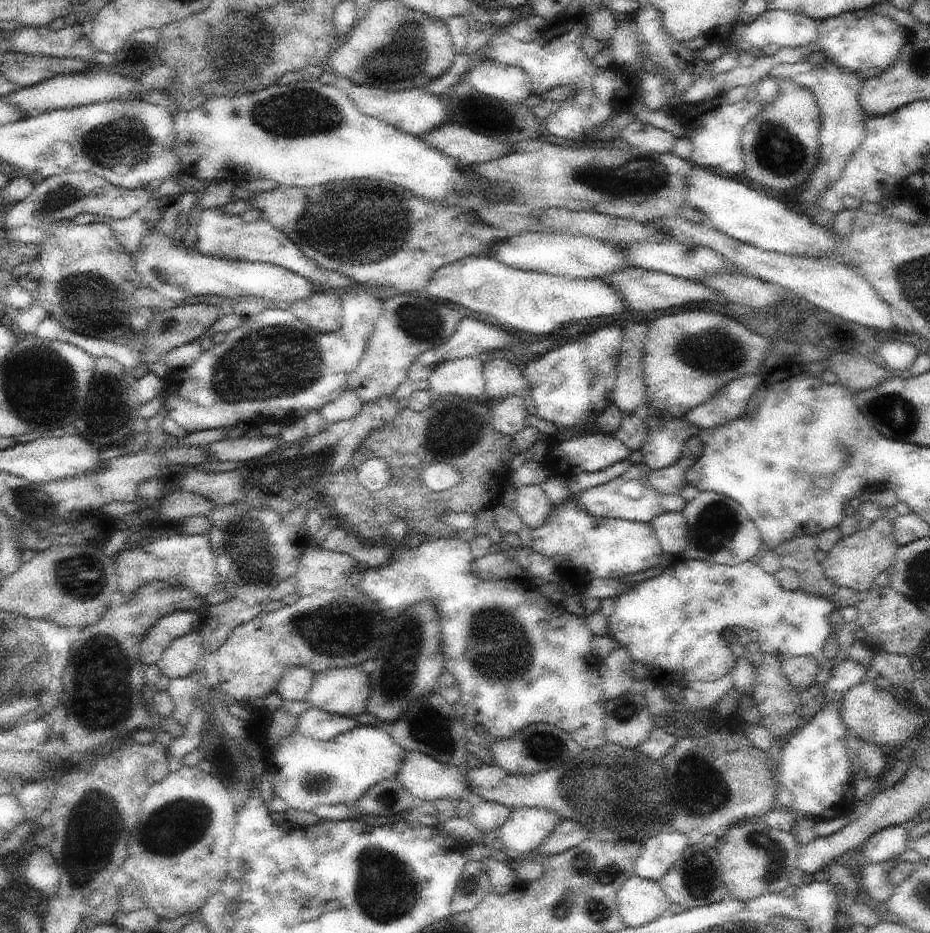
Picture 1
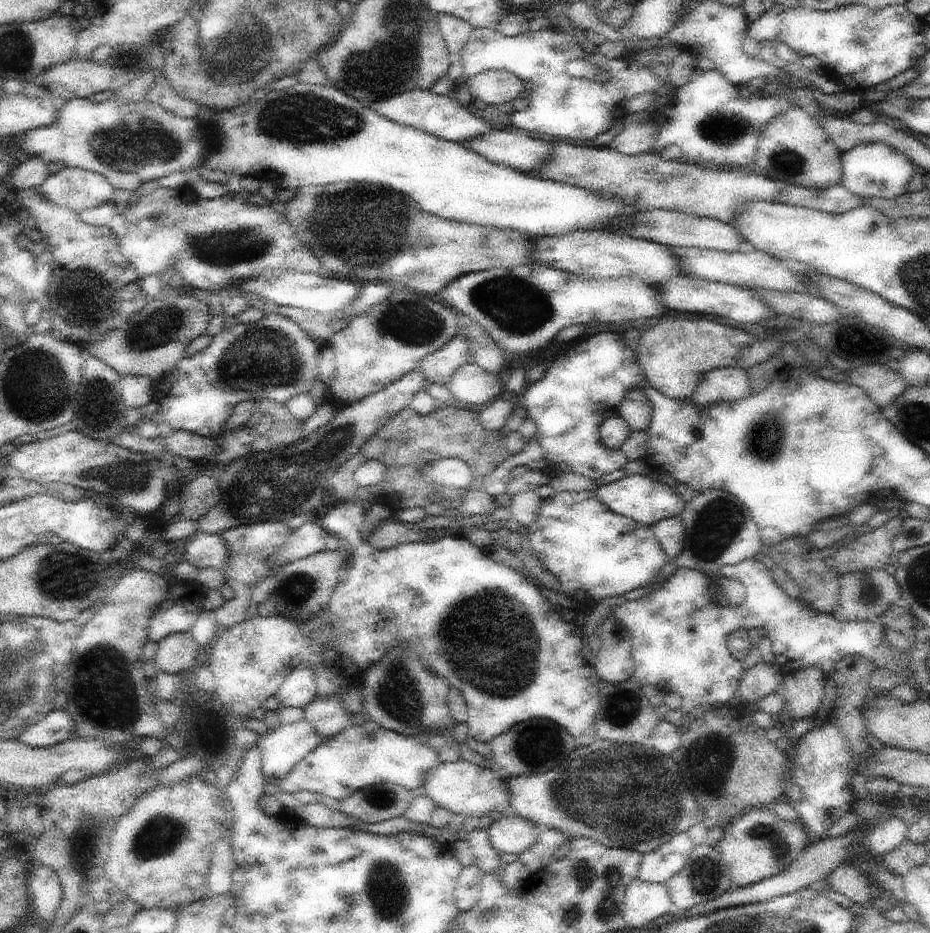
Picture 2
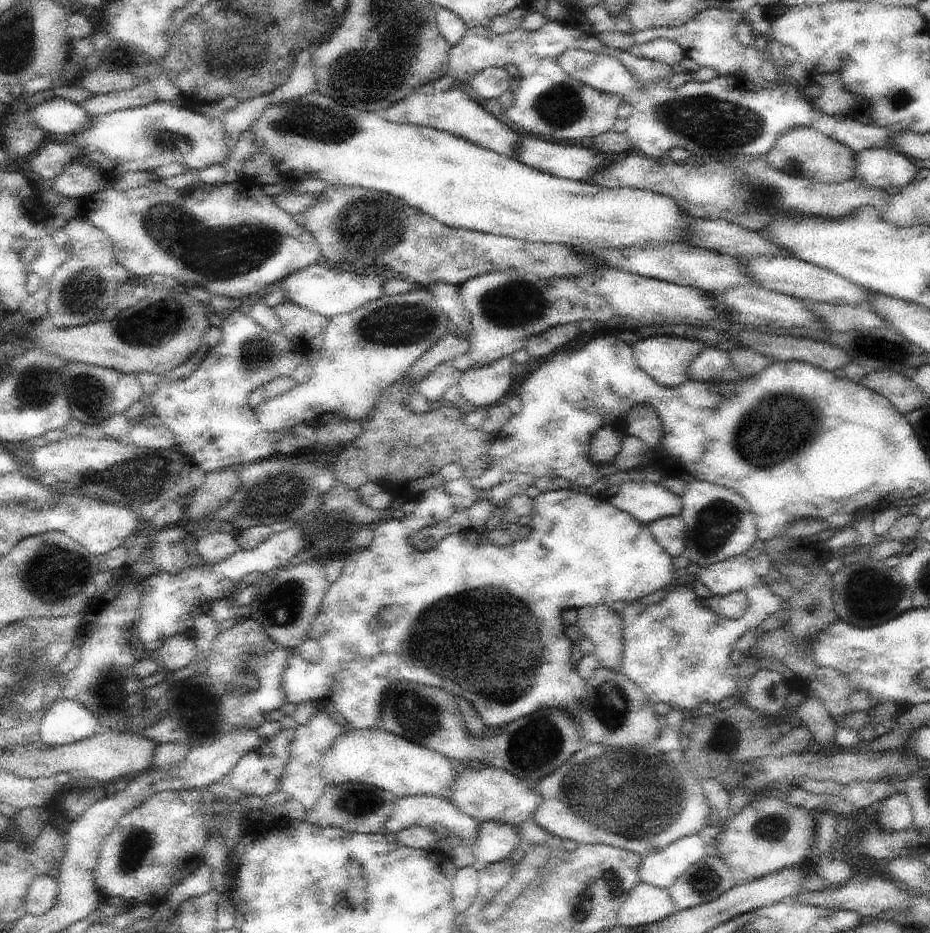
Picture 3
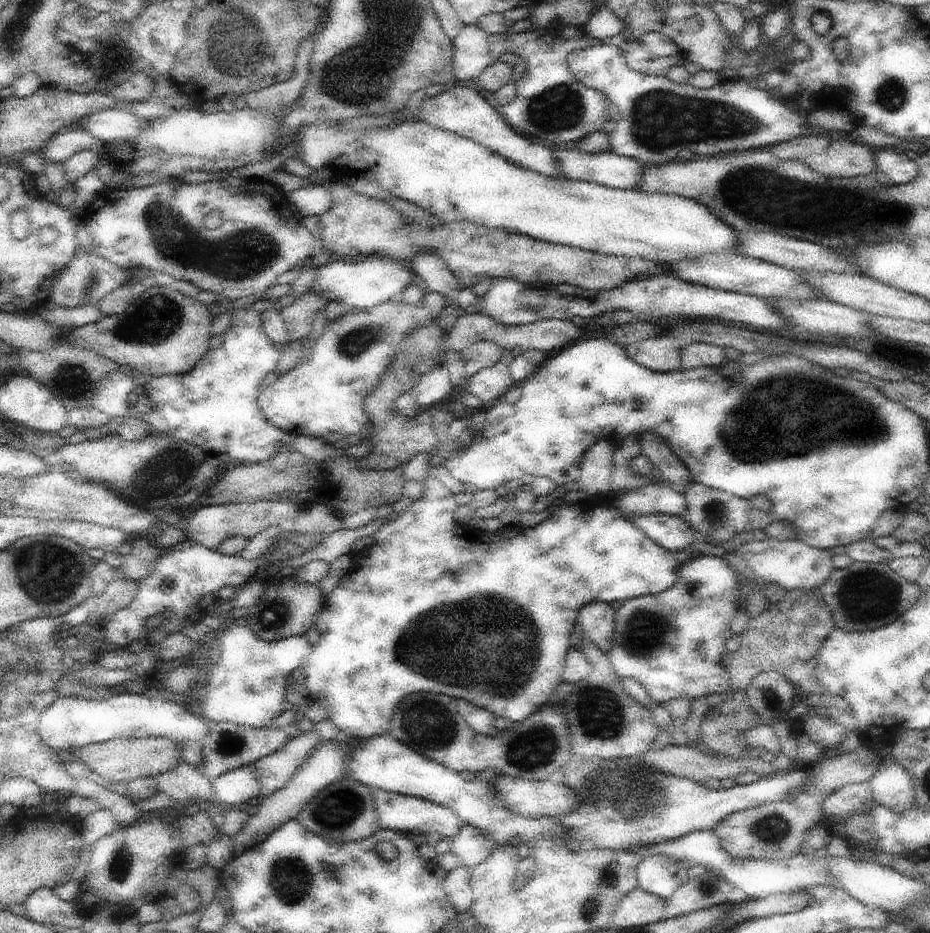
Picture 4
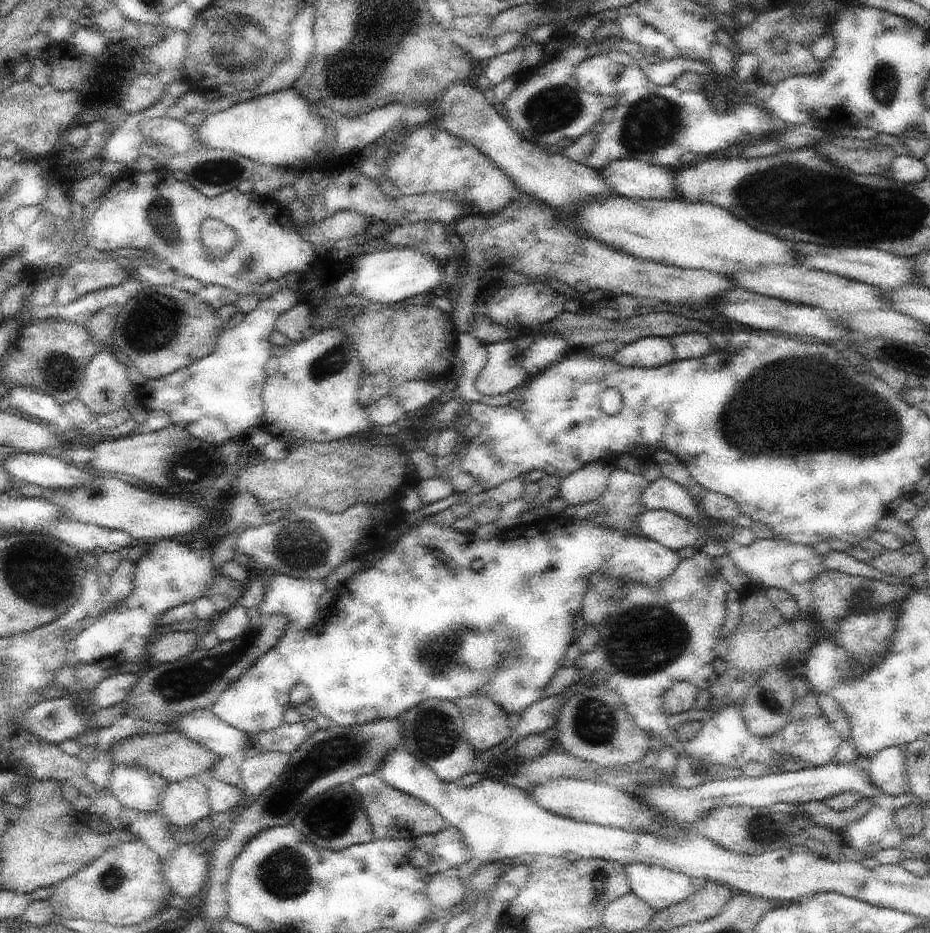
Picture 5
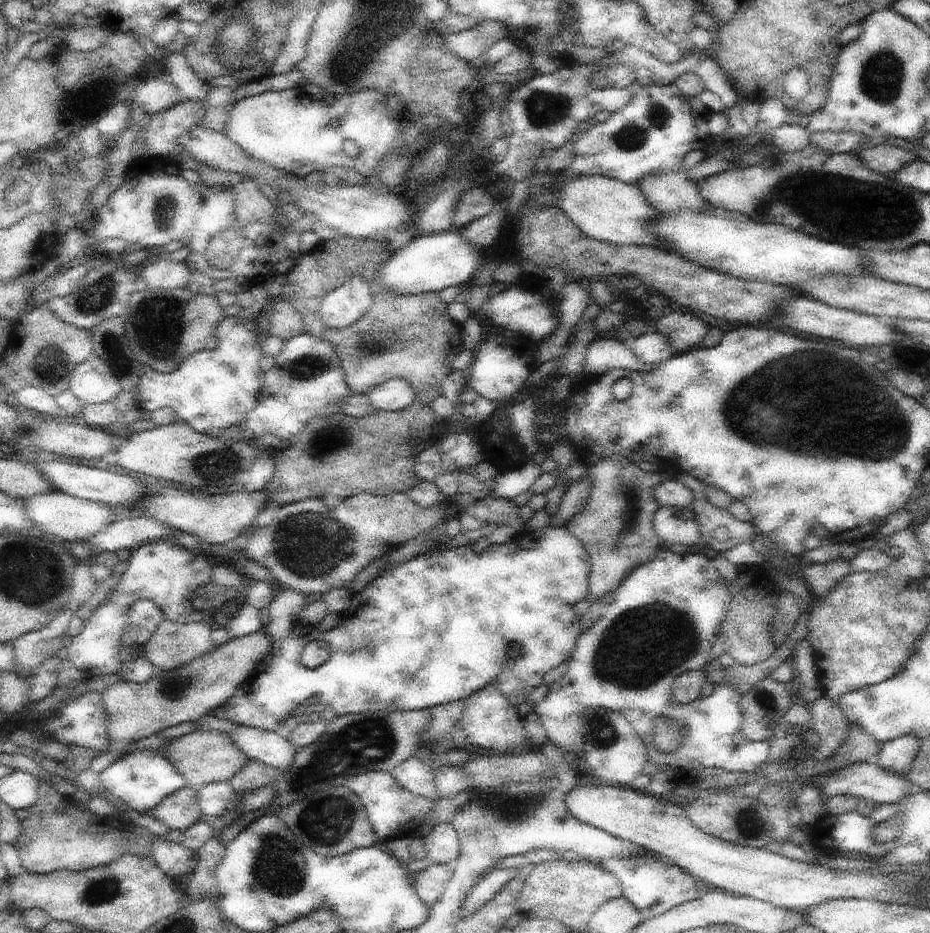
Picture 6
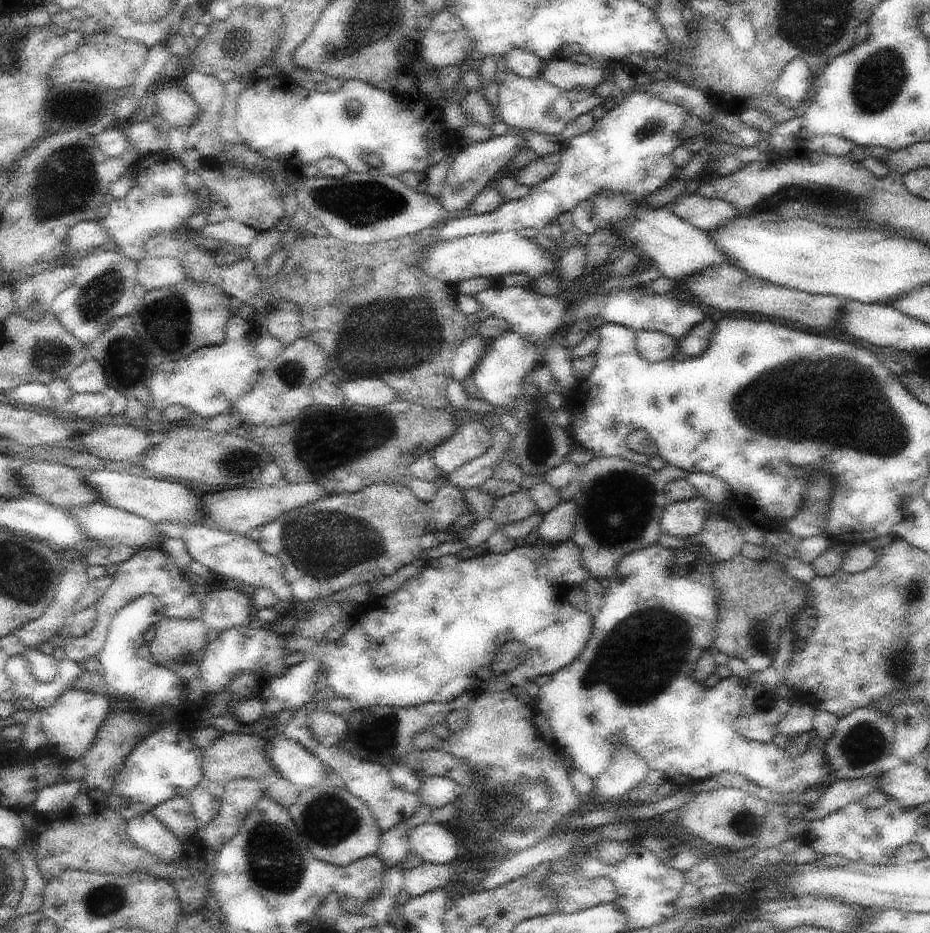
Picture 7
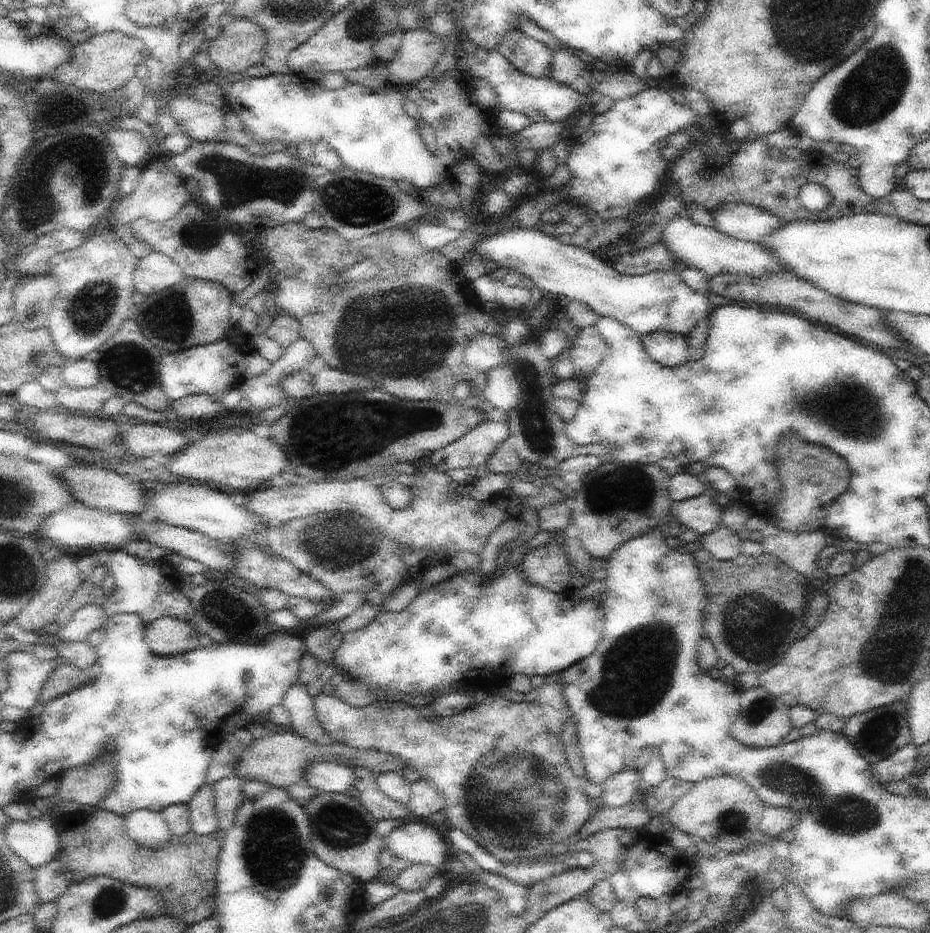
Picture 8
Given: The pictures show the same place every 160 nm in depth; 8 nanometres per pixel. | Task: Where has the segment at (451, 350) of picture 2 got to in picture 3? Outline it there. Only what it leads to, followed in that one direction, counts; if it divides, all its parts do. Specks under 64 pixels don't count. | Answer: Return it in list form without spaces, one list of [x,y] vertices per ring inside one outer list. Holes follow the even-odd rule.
[[[445,360],[433,368],[433,371],[416,386],[416,390],[434,404],[441,402],[443,394],[461,378],[461,372],[454,366],[453,360]]]

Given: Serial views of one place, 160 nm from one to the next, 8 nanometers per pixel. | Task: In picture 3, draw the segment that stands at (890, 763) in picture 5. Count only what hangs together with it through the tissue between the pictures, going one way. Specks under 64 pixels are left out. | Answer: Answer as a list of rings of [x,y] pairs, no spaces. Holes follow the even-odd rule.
[[[896,790],[882,801],[882,806],[876,822],[883,831],[902,832],[913,826],[912,809],[906,794]]]

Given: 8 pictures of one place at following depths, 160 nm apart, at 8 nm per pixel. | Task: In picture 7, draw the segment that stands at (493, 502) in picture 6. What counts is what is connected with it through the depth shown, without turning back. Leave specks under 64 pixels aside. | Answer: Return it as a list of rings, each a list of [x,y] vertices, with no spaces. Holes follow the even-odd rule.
[[[528,487],[497,498],[488,517],[499,525],[509,525],[526,520],[534,511],[540,510],[532,500]]]

